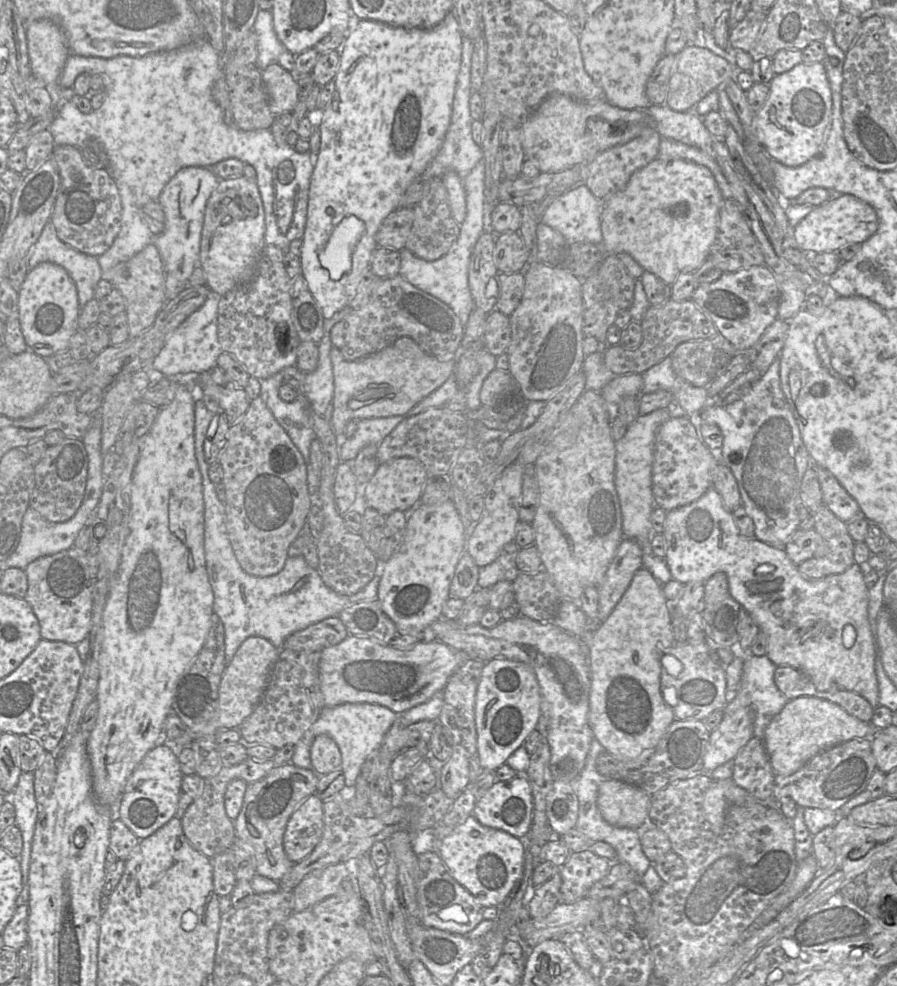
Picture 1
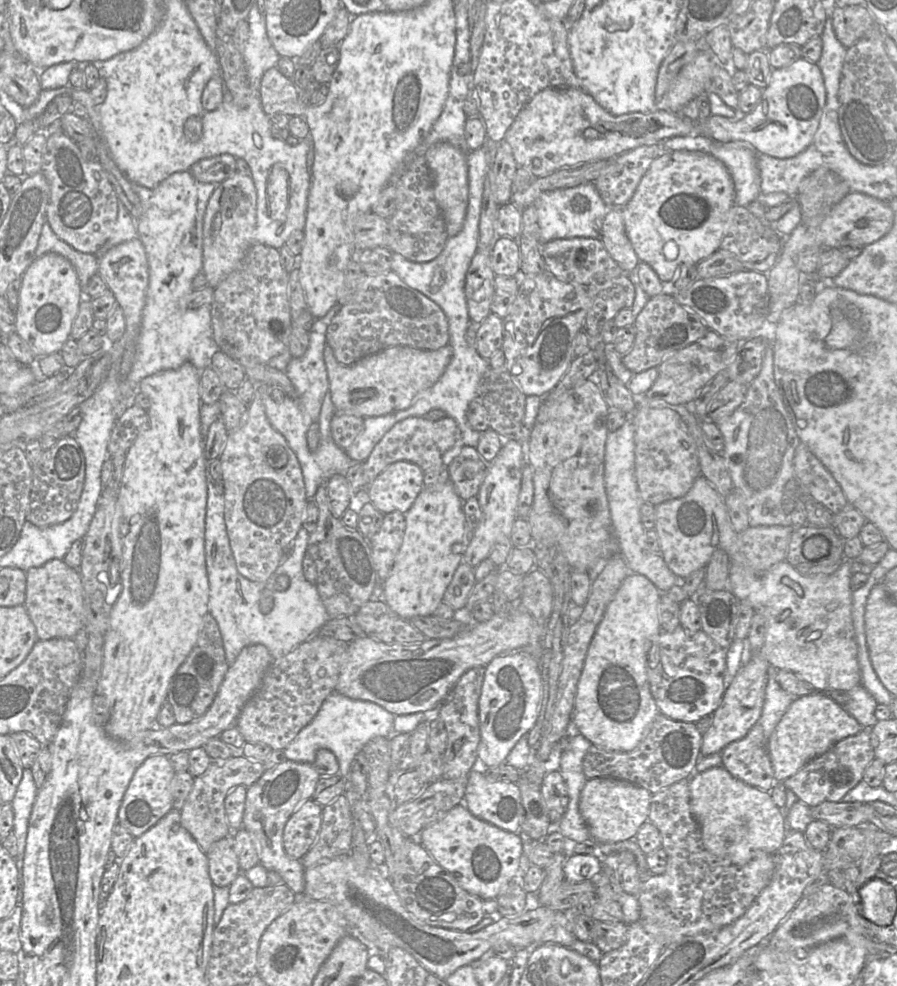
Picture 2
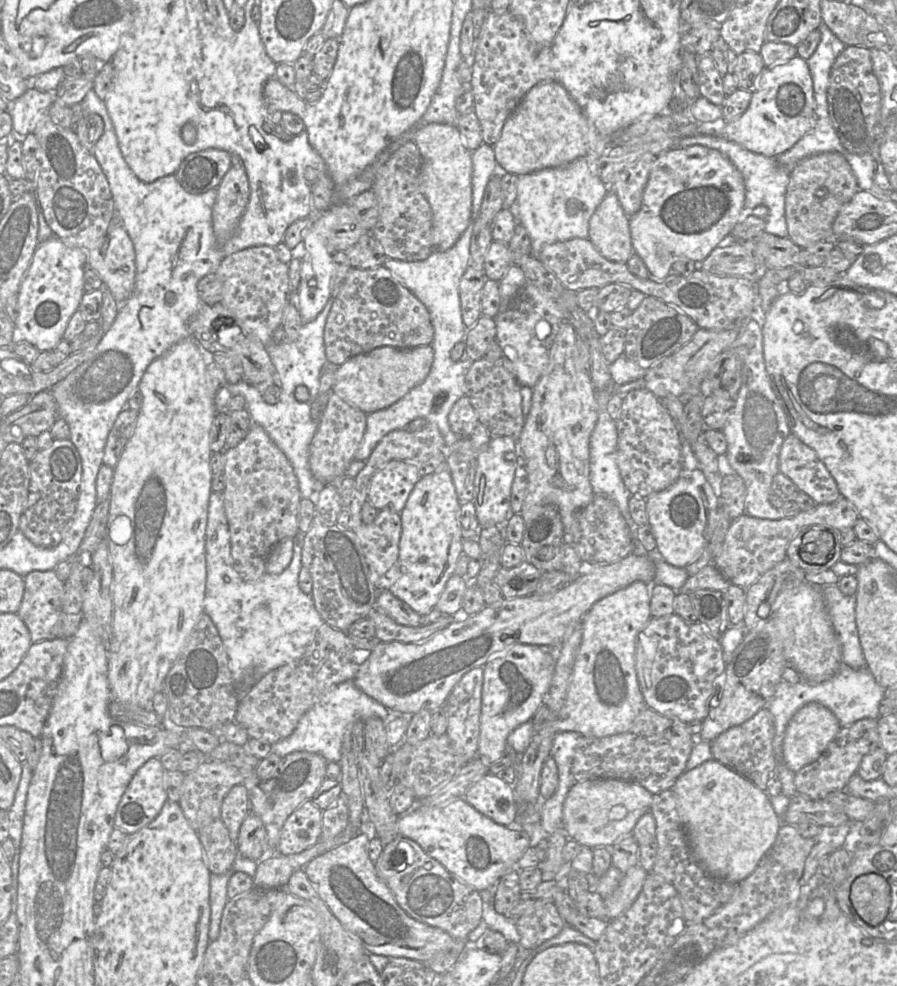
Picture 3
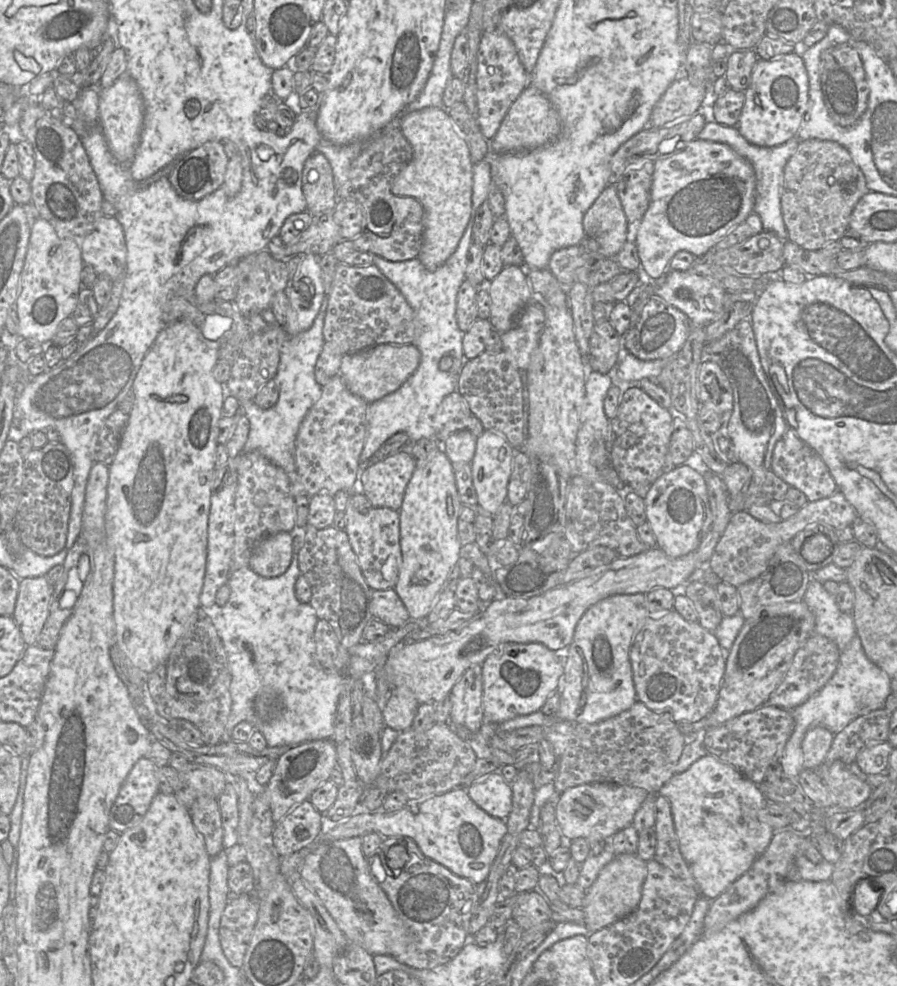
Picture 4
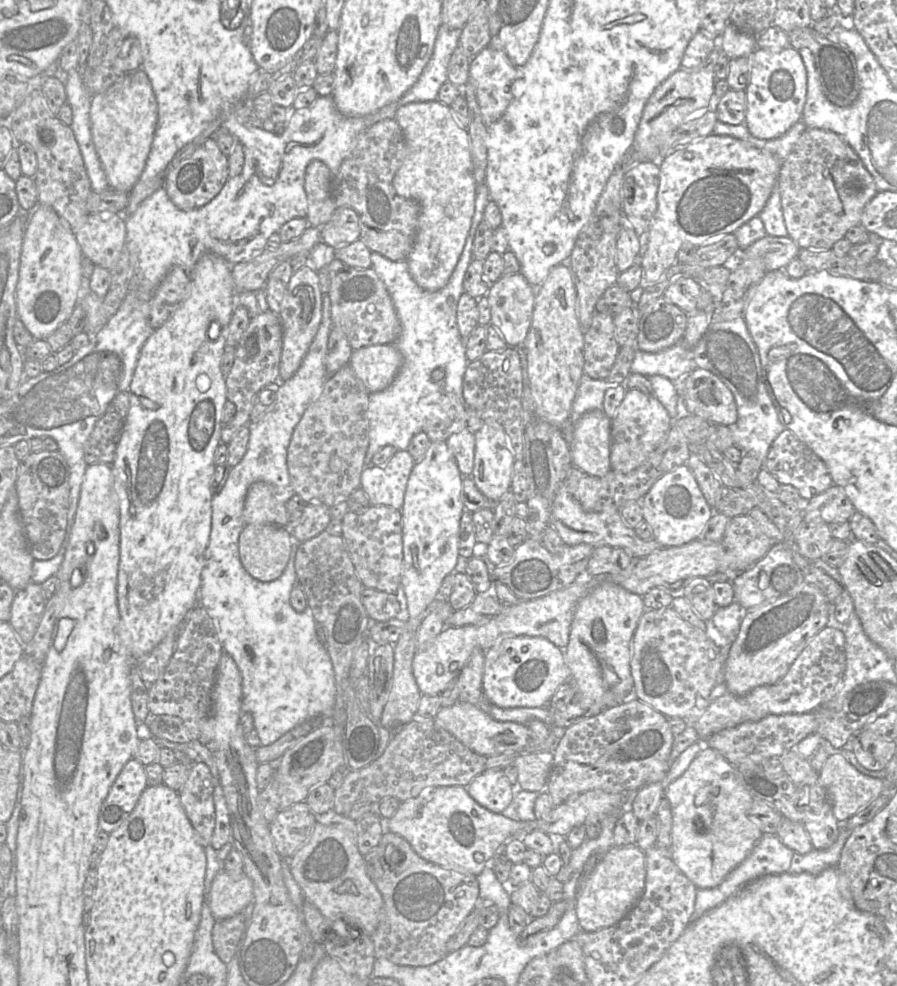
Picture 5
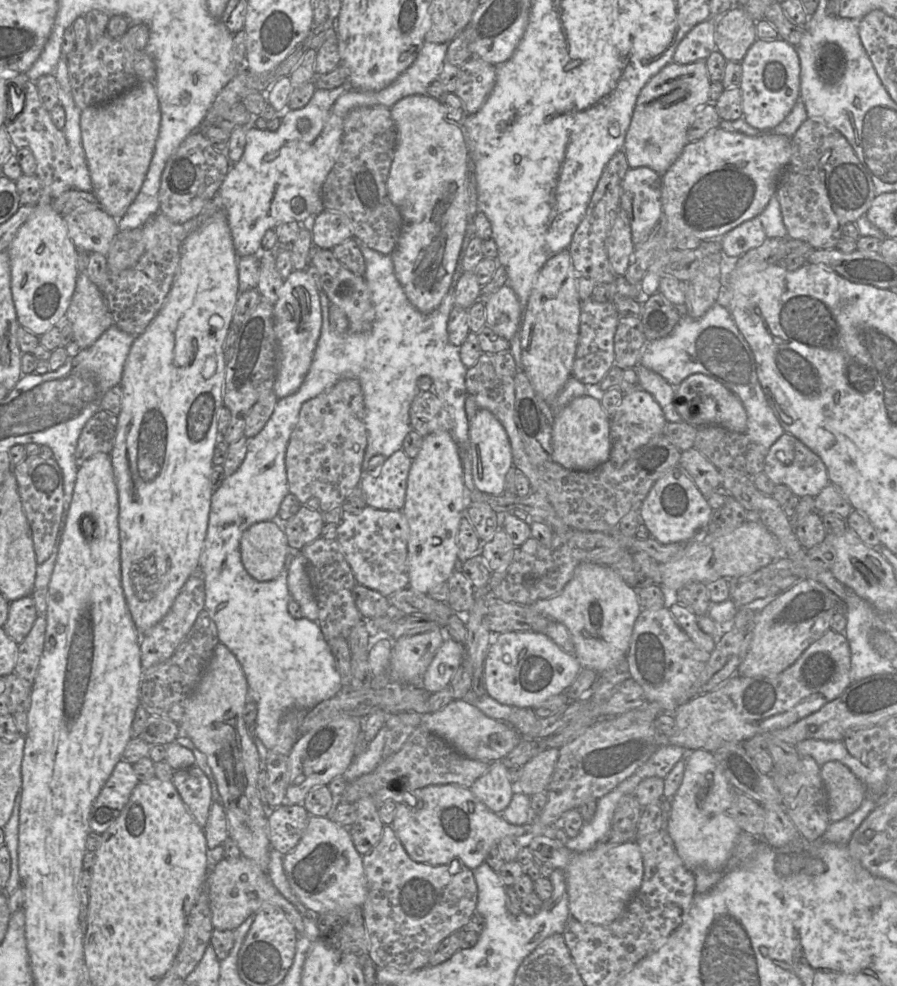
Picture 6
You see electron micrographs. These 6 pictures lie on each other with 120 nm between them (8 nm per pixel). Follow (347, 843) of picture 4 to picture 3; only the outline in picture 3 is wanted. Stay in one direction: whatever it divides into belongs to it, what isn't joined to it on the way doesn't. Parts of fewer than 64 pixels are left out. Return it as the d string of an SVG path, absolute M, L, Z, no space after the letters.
M365 817L360 832L355 837L319 855L303 868L332 914L359 939L369 954L427 962L439 953L464 952L471 945L468 940L455 940L442 929L411 918L398 905L391 890L378 876L375 864L368 857L367 845L373 837L376 837L375 827Z

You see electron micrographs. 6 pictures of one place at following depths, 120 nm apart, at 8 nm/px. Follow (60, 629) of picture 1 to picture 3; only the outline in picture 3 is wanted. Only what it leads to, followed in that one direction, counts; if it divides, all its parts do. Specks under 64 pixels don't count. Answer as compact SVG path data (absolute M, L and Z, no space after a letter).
M54 569L47 571L31 571L24 577L24 582L24 595L17 614L27 625L32 643L58 638L60 634L64 582L57 577Z

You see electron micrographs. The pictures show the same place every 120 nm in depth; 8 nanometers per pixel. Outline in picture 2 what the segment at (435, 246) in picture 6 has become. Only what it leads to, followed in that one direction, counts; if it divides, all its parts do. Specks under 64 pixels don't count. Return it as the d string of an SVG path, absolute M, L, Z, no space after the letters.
M438 142L427 150L425 157L433 175L435 199L443 213L448 237L453 237L461 231L468 208L467 154L448 142Z

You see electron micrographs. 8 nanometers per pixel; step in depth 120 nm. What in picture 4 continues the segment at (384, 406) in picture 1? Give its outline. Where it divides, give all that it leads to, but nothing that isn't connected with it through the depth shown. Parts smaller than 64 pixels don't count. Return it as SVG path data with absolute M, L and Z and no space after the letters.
M380 344L343 356L340 375L350 391L368 403L399 389L416 371L421 354L414 344Z

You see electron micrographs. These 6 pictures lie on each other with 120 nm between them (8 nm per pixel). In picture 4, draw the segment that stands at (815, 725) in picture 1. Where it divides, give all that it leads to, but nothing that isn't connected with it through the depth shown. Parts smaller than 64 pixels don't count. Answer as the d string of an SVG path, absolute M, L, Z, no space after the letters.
M815 726L811 727L802 741L802 752L805 769L818 769L833 743L834 734L828 729Z

